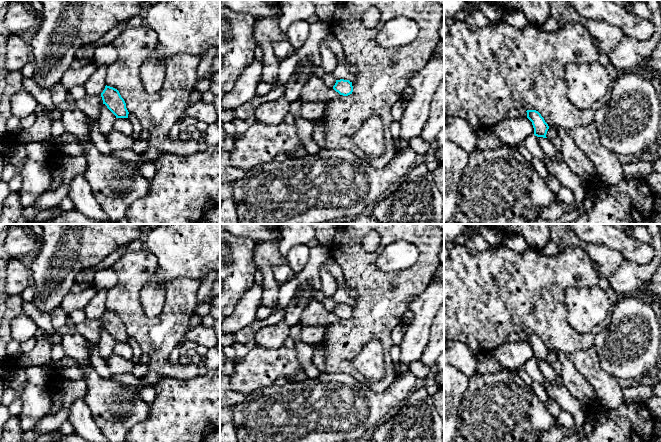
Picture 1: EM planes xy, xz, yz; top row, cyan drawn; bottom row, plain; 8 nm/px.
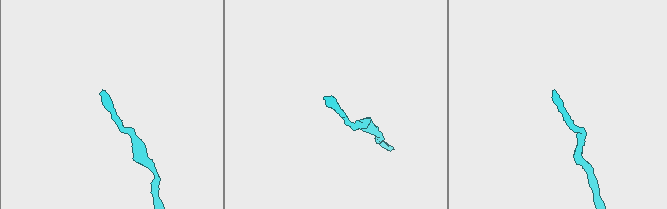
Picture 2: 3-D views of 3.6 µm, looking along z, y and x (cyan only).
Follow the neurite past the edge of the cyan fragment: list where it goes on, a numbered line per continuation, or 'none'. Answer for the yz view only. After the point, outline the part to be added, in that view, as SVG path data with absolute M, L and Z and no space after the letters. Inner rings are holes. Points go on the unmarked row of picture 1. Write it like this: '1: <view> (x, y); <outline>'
none

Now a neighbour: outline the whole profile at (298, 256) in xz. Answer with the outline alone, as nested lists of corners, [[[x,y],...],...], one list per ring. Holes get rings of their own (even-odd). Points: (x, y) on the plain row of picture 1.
[[[297,244],[289,250],[286,257],[287,268],[293,276],[298,275],[305,268],[309,260],[309,249],[306,244]]]

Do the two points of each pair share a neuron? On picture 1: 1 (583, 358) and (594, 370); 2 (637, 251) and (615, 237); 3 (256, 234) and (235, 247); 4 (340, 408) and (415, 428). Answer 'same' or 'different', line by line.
1: same
2: same
3: different
4: different

